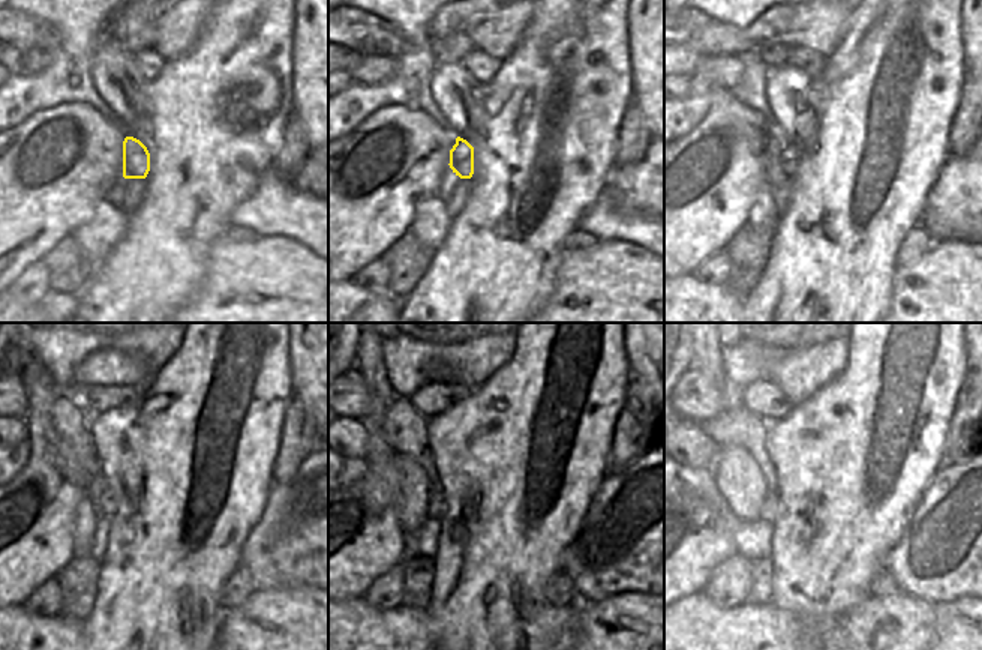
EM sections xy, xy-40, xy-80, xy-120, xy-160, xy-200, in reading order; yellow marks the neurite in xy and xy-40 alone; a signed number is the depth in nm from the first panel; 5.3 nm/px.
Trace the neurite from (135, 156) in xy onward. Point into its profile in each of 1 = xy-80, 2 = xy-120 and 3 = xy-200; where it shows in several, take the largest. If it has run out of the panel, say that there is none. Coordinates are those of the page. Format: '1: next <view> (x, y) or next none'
1: next xy-80 (778, 159)
2: next xy-120 (99, 494)
3: next xy-200 (768, 512)

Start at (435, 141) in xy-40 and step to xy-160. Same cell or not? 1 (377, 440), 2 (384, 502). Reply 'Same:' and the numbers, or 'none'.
Same: 1, 2

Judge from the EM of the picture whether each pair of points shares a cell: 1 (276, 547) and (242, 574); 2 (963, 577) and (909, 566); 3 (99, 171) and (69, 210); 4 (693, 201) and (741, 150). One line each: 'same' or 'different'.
1: different
2: same
3: same
4: same

